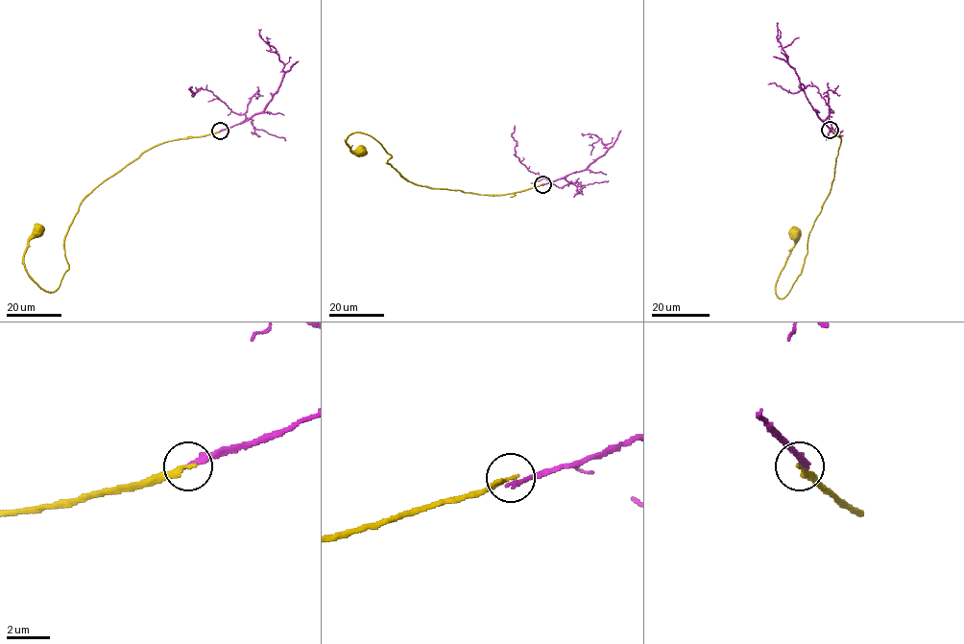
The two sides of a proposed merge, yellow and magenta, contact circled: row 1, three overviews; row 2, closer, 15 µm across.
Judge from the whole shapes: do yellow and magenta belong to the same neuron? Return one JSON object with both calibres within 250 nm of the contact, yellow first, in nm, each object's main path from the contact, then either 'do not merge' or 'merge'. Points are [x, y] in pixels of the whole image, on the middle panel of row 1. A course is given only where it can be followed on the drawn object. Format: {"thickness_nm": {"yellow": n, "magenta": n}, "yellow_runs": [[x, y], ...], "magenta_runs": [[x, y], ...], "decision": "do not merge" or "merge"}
{"thickness_nm": {"yellow": 240, "magenta": 240}, "yellow_runs": [[542, 183], [494, 195], [431, 188], [401, 176], [373, 138], [352, 133], [346, 142], [352, 151], [362, 152]], "magenta_runs": [[542, 184], [583, 171], [604, 155], [607, 144], [596, 135], [584, 134]], "decision": "do not merge"}

